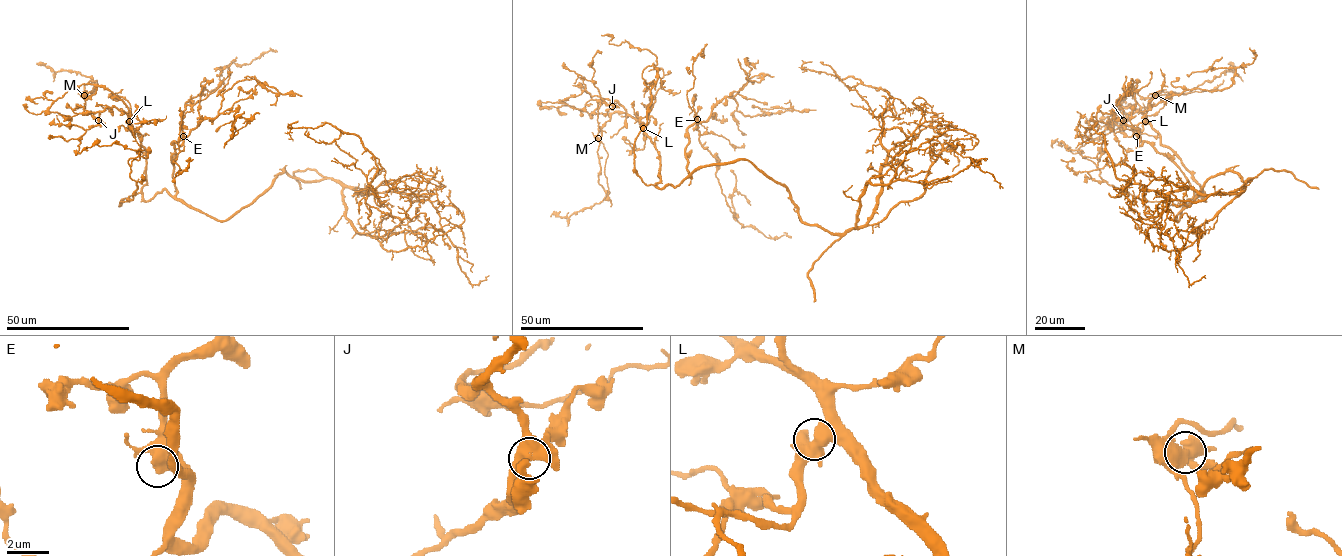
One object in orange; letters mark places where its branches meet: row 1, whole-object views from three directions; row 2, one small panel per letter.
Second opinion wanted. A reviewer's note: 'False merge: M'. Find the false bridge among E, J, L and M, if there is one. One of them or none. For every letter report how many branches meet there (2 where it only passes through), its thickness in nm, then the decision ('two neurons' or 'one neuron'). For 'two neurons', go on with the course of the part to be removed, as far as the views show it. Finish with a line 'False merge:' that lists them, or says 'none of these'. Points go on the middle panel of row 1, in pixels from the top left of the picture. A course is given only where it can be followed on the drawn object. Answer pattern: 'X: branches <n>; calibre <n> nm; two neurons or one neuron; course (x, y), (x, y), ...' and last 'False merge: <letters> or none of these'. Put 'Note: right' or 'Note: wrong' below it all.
E: branches 4; calibre 440 nm; one neuron
J: branches 3; calibre 480 nm; one neuron
L: branches 4; calibre 500 nm; one neuron
M: branches 4; calibre 480 nm; two neurons; course (598, 138), (608, 154), (604, 171), (610, 207)
False merge: M
Note: right

